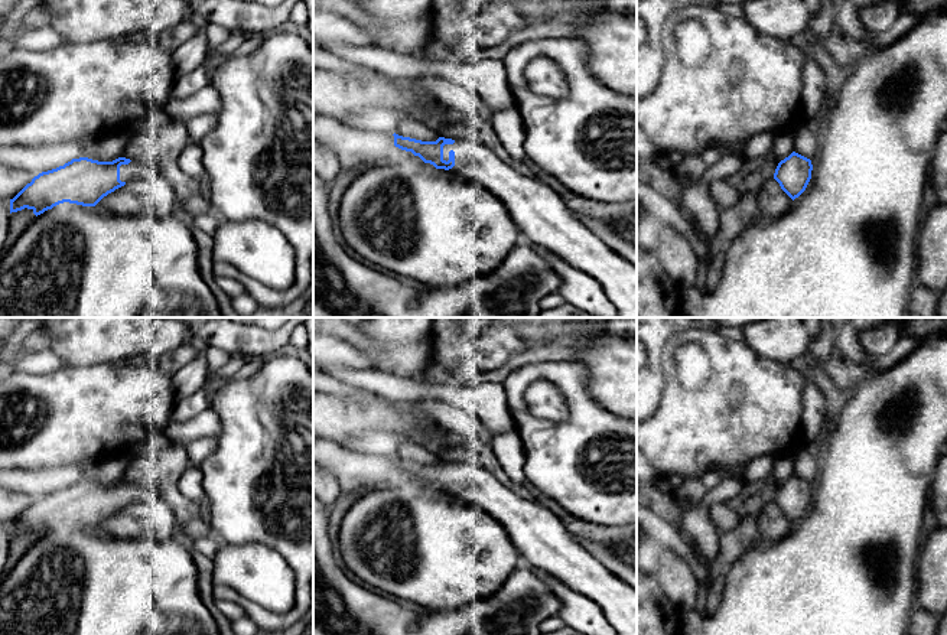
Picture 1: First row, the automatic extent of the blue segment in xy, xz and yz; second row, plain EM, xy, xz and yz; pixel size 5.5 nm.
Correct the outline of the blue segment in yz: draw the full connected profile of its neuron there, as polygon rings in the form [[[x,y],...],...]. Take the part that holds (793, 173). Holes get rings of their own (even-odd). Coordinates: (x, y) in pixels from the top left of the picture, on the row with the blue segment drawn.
[[[793,152],[788,157],[781,160],[775,169],[774,179],[781,189],[794,201],[807,188],[811,179],[811,160]]]

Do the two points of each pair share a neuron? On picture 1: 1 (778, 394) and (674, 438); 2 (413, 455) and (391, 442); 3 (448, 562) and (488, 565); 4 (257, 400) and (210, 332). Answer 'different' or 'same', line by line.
1: same
2: different
3: same
4: different

